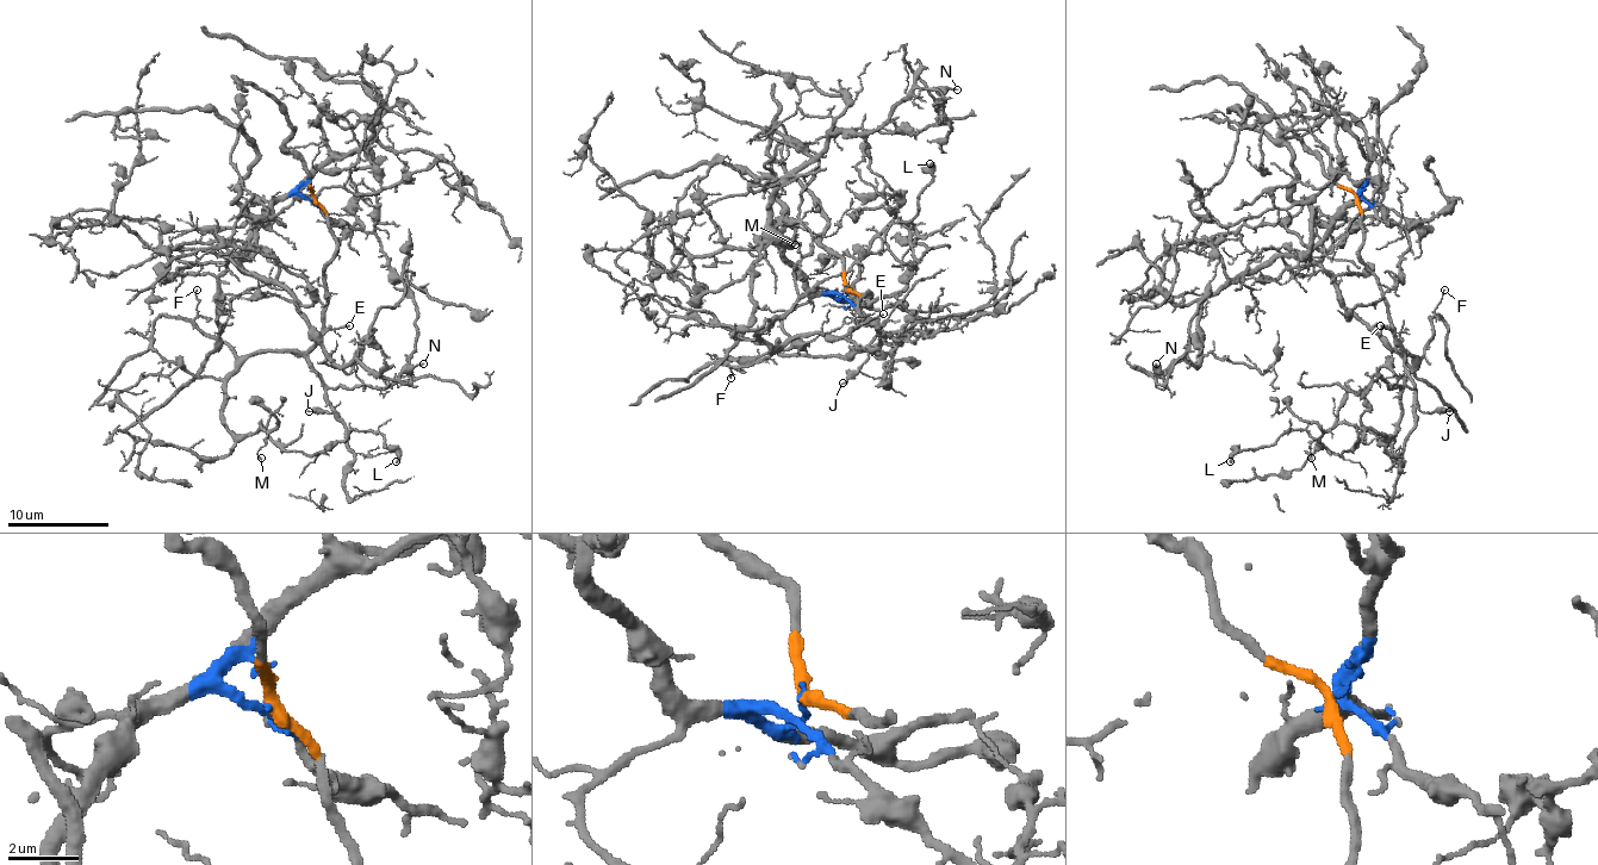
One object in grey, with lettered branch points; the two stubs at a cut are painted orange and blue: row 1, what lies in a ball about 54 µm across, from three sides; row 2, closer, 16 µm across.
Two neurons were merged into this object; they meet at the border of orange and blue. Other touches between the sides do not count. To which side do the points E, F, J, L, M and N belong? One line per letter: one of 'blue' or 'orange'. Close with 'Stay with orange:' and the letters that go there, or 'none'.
E: orange
F: orange
J: orange
L: orange
M: orange
N: blue
Stay with orange: E, F, J, L, M

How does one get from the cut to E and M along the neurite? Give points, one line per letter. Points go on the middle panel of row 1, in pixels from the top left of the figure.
E: (844, 290), (869, 294), (866, 292), (859, 300), (859, 323), (882, 312)
M: (844, 290), (869, 294), (857, 325), (781, 346), (756, 336), (798, 294), (796, 244)

